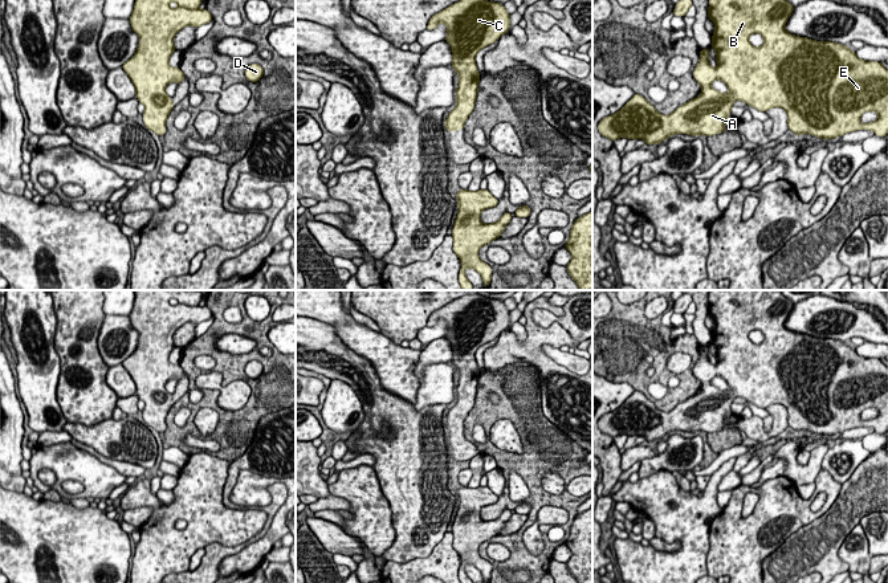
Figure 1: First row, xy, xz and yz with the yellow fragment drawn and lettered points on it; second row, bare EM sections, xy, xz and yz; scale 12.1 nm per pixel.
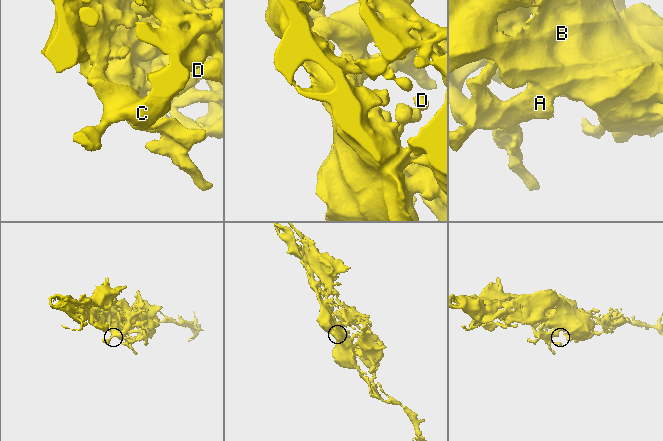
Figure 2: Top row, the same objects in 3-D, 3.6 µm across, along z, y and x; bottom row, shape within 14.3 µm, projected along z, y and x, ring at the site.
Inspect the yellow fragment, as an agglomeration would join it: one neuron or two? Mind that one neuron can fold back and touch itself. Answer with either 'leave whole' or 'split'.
leave whole

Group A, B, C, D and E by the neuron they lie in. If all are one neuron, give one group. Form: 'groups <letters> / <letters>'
groups A B C D E

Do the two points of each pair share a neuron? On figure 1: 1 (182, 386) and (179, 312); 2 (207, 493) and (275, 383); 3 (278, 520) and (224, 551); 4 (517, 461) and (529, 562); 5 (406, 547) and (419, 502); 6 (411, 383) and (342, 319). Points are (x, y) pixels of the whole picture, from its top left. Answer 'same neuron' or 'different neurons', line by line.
1: same neuron
2: different neurons
3: different neurons
4: same neuron
5: same neuron
6: same neuron

